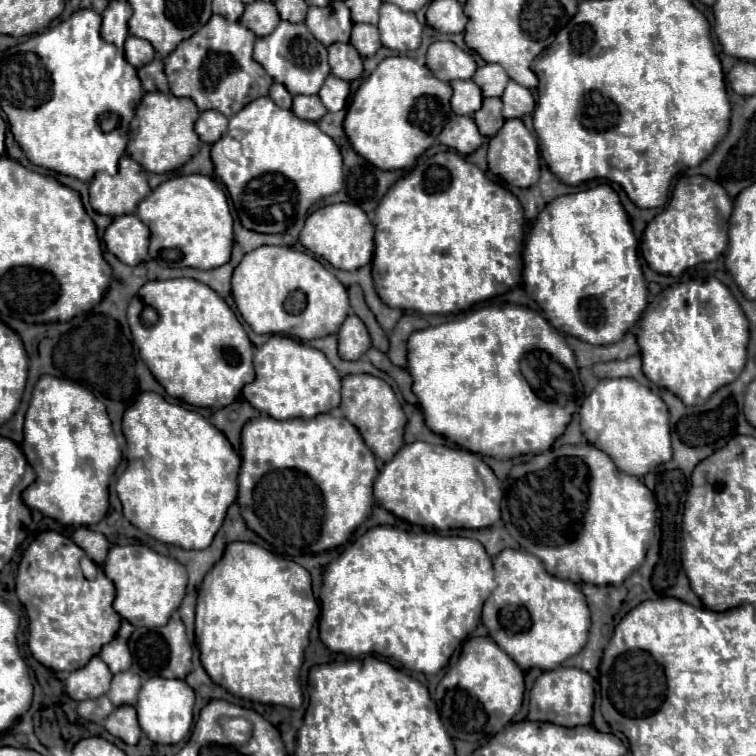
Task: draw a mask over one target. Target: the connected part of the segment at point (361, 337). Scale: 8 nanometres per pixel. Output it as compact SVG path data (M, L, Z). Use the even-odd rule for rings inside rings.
M351 313L343 321L337 337L339 337L339 355L341 359L347 359L347 361L355 361L363 357L365 351L371 347L367 327L355 313Z

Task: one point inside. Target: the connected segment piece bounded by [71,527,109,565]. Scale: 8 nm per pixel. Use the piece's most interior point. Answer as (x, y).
(95, 544)

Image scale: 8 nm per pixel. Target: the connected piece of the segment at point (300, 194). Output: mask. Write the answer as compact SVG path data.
M259 97L251 101L247 107L243 107L237 115L229 119L229 129L243 131L243 157L247 159L247 165L229 159L223 153L221 141L213 144L211 159L215 165L215 173L225 183L229 197L237 207L239 219L247 229L257 233L283 233L297 219L305 219L309 207L315 201L344 188L343 158L335 141L329 135L325 135L317 127L317 123L303 121L295 117L293 111L275 107L275 103L271 103L269 97Z

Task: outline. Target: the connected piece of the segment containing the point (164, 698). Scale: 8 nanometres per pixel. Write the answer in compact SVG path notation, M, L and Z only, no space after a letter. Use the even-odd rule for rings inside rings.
M151 677L143 683L137 699L137 717L141 729L147 737L155 743L179 743L191 729L193 723L193 705L195 693L183 679L165 679L165 677Z

